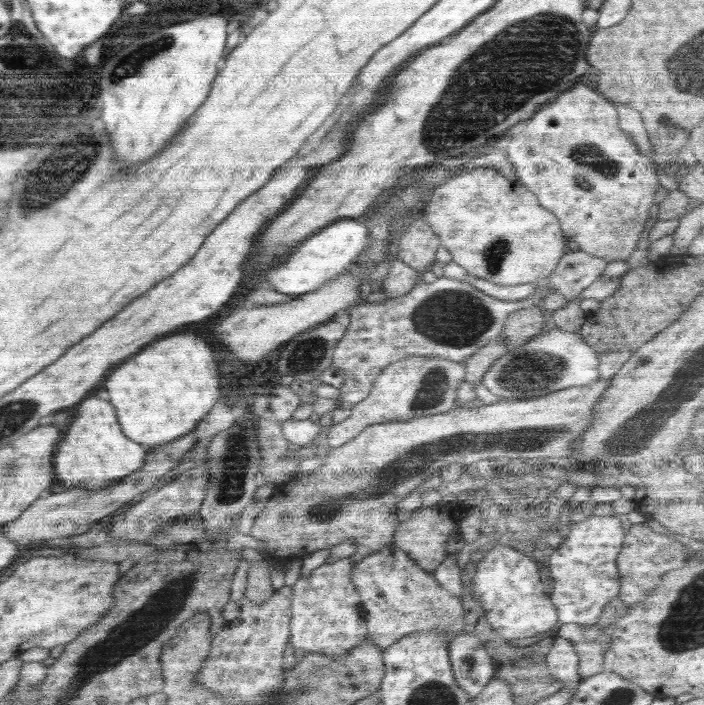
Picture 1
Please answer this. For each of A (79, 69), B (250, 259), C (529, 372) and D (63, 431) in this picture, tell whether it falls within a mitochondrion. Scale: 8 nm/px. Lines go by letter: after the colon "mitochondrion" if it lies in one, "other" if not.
A: other
B: other
C: mitochondrion
D: other

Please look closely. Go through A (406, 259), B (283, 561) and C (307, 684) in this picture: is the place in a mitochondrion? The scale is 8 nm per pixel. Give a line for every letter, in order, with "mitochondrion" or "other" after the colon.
A: other
B: other
C: mitochondrion

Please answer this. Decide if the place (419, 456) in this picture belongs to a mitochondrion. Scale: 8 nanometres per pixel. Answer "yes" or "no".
yes

